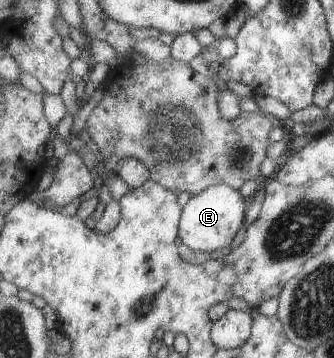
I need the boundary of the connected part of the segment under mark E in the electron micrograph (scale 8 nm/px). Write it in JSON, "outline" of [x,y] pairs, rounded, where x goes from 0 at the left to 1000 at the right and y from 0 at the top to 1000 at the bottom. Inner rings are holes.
{"outline":[[[671,514],[623,520],[593,542],[566,547],[566,559],[545,578],[530,623],[530,659],[545,682],[575,701],[617,701],[665,690],[689,690],[689,676],[719,631],[728,628],[731,561],[713,531]]]}

